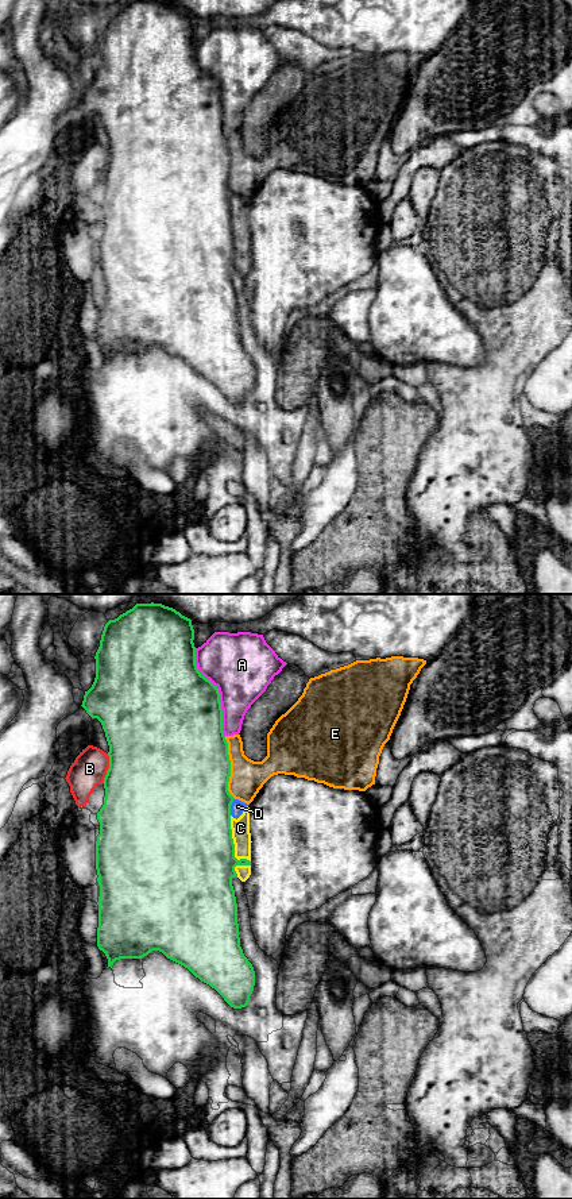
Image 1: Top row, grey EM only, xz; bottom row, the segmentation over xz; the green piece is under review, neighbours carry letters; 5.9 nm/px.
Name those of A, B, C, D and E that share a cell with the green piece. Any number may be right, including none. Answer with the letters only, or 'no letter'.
no letter

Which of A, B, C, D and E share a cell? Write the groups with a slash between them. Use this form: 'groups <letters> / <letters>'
groups A / B / C D / E

